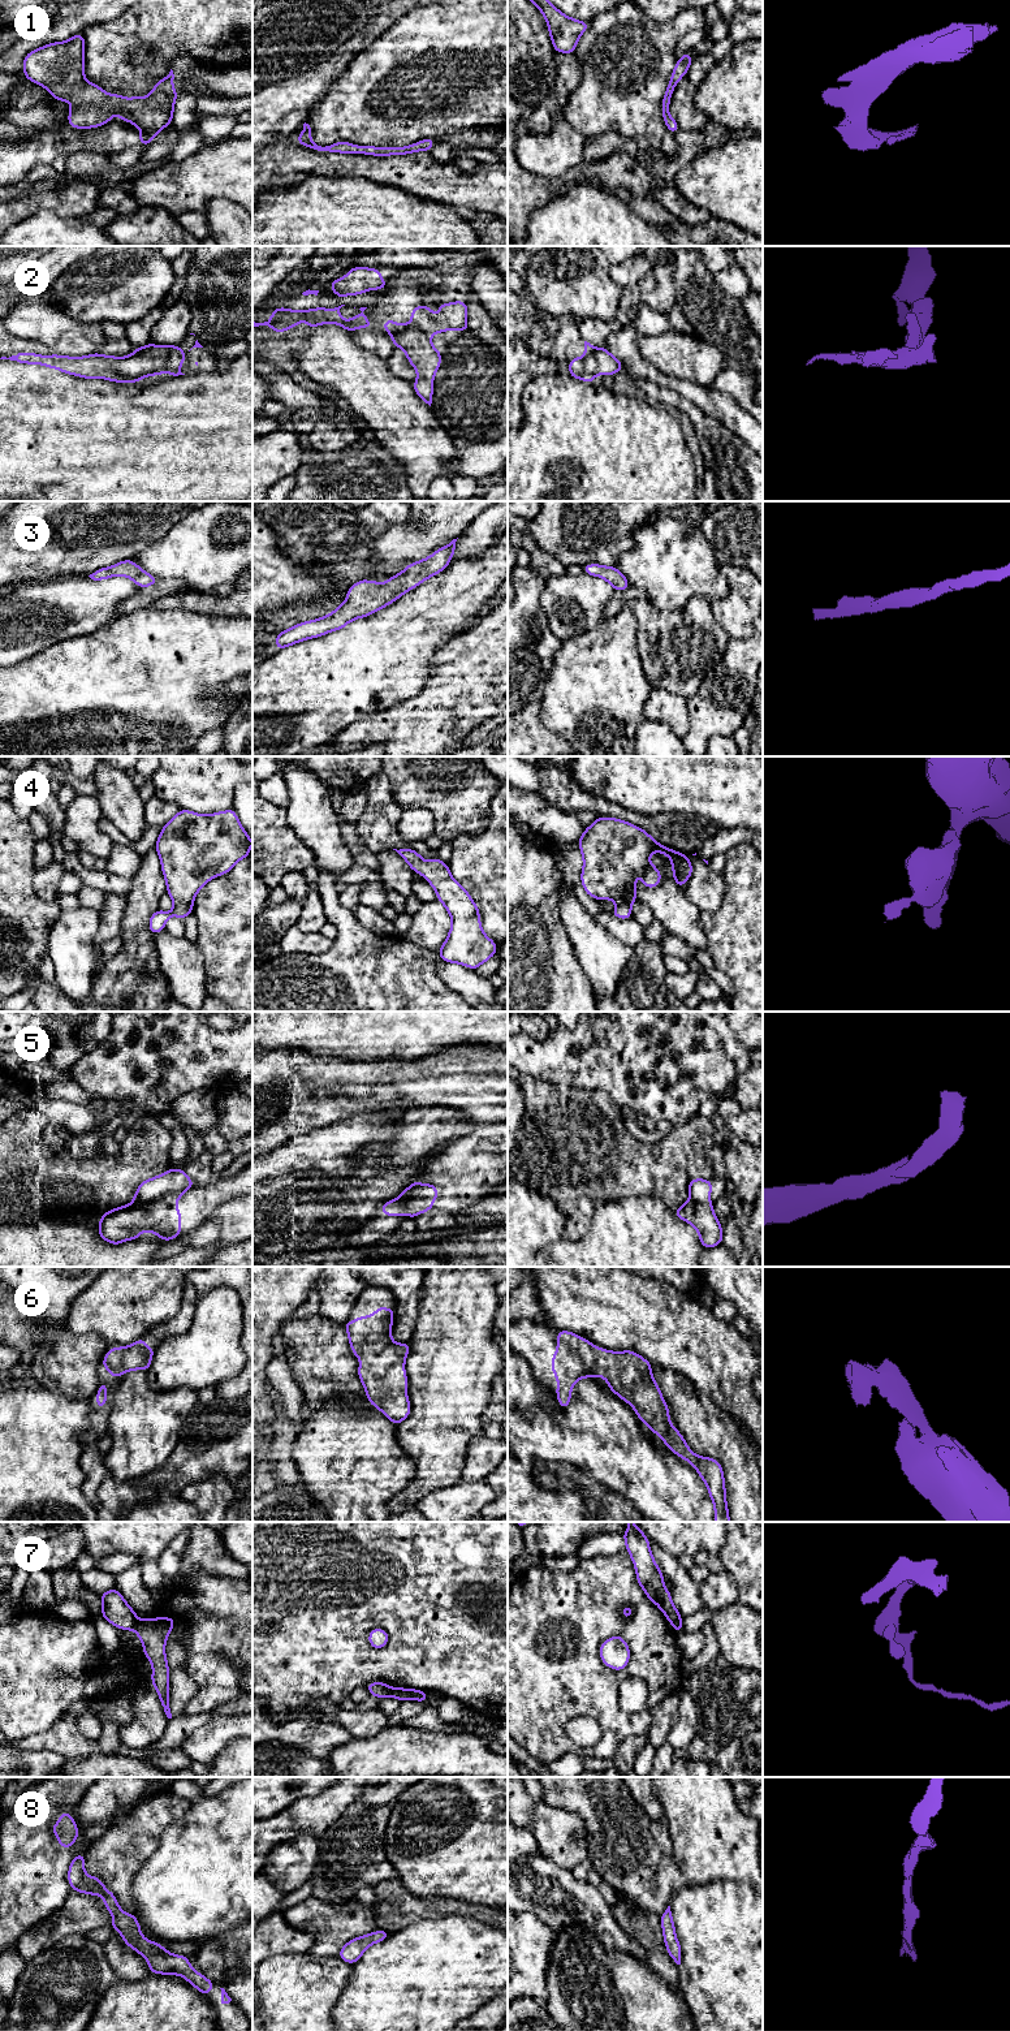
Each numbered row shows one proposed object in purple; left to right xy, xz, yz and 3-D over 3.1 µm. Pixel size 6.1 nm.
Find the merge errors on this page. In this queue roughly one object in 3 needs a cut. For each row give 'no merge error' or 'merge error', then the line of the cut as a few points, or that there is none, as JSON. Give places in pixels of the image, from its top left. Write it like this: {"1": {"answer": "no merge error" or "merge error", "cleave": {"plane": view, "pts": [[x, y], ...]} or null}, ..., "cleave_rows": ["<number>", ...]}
{"1": {"answer": "no merge error", "cleave": null}, "2": {"answer": "no merge error", "cleave": null}, "3": {"answer": "no merge error", "cleave": null}, "4": {"answer": "no merge error", "cleave": null}, "5": {"answer": "merge error", "cleave": {"plane": "xy", "pts": [[181, 1193], [171, 1193], [152, 1201], [136, 1202], [133, 1204]]}}, "6": {"answer": "no merge error", "cleave": null}, "7": {"answer": "merge error", "cleave": {"plane": "xy", "pts": [[139, 1621], [133, 1629]]}}, "8": {"answer": "no merge error", "cleave": null}, "cleave_rows": ["5", "7"]}

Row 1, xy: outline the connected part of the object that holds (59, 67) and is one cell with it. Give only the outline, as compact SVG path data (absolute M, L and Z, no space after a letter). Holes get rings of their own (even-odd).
M82 33L29 52L23 59L23 76L47 89L56 100L73 104L68 115L72 128L98 128L118 112L118 120L142 130L138 142L143 146L148 146L160 130L172 124L174 102L180 96L173 89L172 69L146 98L109 95L95 83L86 82Z

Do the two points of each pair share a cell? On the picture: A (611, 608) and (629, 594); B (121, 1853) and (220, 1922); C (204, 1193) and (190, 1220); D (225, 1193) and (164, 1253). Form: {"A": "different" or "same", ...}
{"A": "same", "B": "different", "C": "same", "D": "different"}

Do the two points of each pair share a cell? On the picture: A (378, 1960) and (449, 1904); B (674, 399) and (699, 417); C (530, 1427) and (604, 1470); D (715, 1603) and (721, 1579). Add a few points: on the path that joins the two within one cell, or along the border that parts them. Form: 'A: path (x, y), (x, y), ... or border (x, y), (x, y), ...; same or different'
A: border (462, 1914), (426, 1917), (411, 1922), (404, 1928); different
B: path (681, 404), (693, 412); same
C: path (548, 1435), (553, 1437), (572, 1437), (586, 1452); same
D: path (716, 1598), (721, 1585); same

